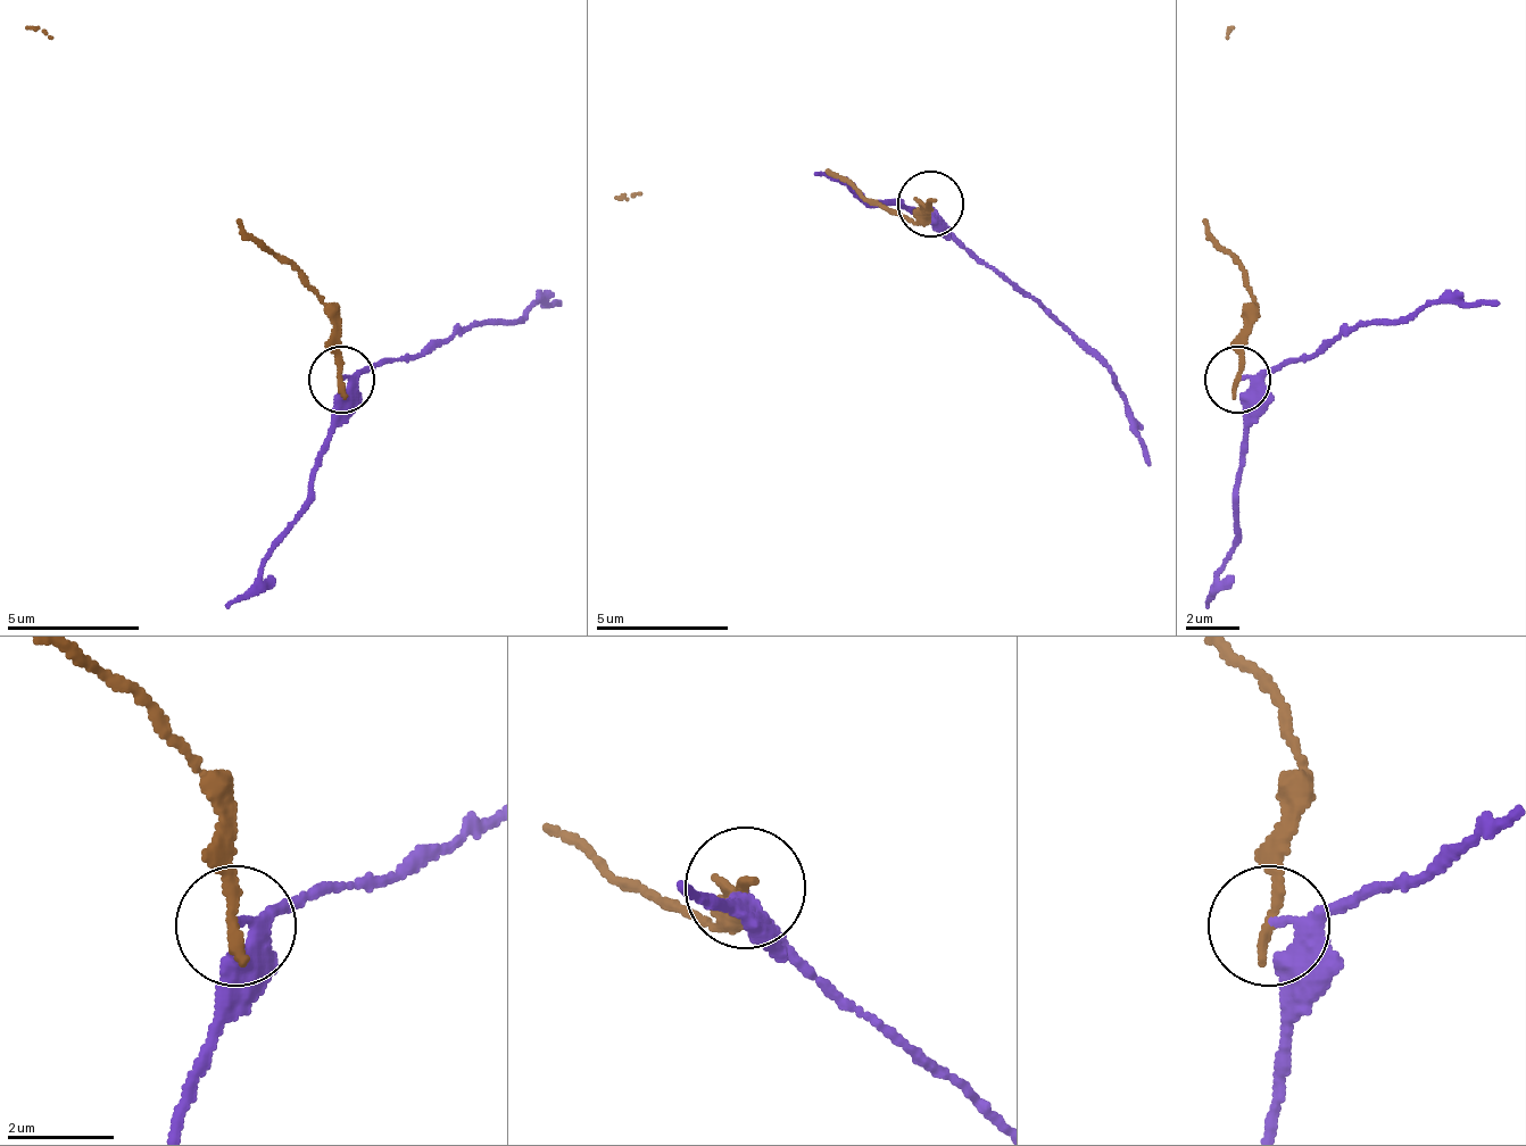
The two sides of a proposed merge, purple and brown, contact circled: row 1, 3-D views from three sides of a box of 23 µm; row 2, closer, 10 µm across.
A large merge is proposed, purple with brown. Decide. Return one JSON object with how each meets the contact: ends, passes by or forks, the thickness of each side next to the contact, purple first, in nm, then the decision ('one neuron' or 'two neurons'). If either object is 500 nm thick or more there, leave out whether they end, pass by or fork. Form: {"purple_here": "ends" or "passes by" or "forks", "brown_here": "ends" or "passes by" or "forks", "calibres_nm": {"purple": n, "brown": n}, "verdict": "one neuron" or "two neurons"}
{"purple_here": "passes by", "brown_here": "ends", "calibres_nm": {"purple": 130, "brown": 220}, "verdict": "two neurons"}

